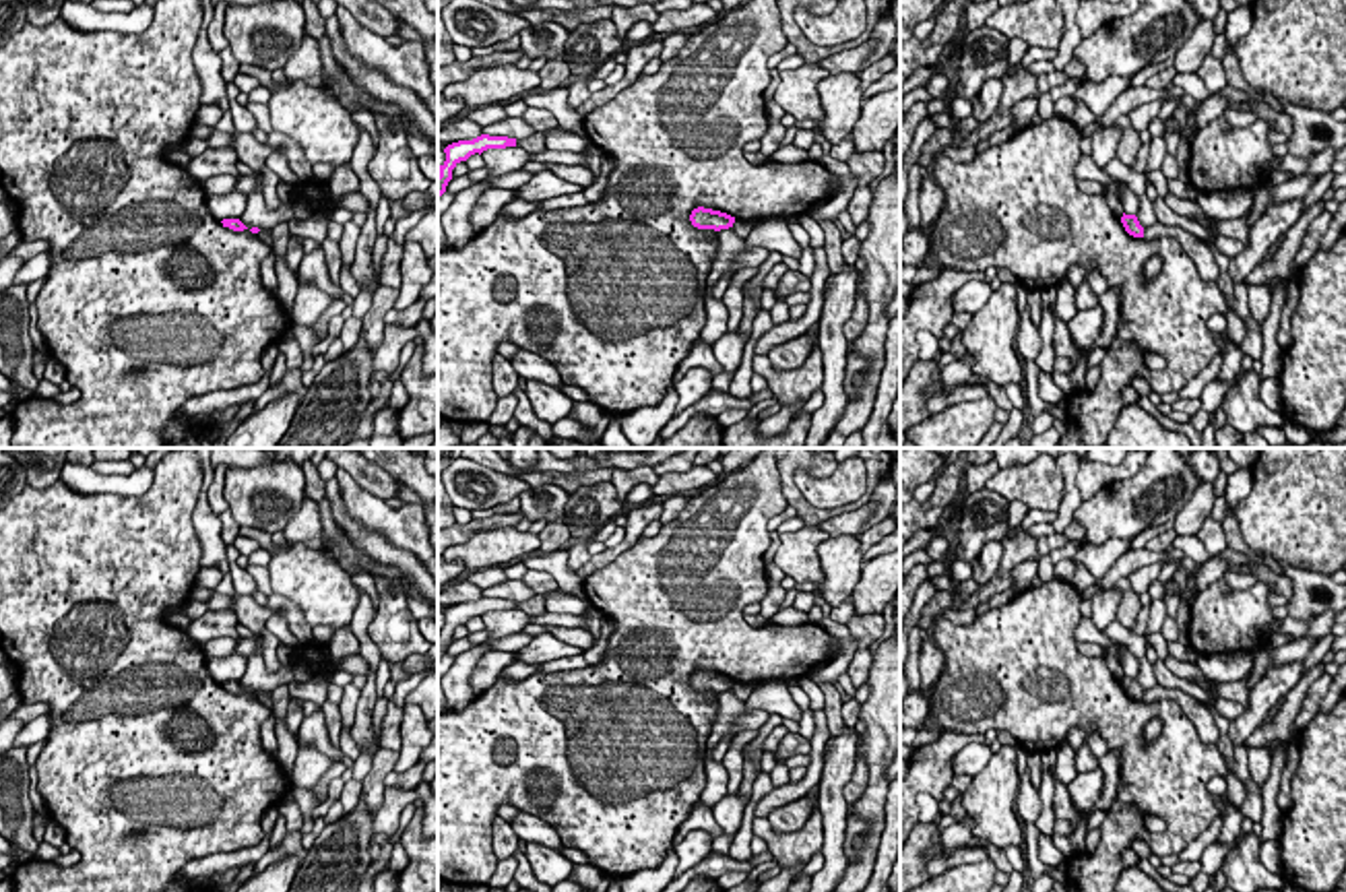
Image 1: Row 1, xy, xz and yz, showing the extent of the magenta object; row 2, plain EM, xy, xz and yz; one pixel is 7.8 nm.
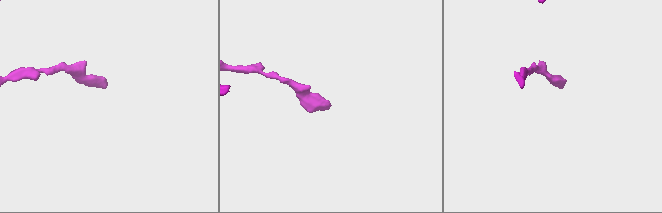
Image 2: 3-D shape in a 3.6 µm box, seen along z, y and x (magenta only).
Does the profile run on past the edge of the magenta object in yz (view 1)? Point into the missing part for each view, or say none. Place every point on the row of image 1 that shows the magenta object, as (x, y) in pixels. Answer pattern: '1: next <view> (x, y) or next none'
1: next none

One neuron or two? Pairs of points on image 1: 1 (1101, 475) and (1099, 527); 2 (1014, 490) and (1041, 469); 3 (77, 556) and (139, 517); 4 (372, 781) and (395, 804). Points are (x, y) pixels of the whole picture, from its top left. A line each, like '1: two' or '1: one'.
1: two
2: one
3: one
4: two

